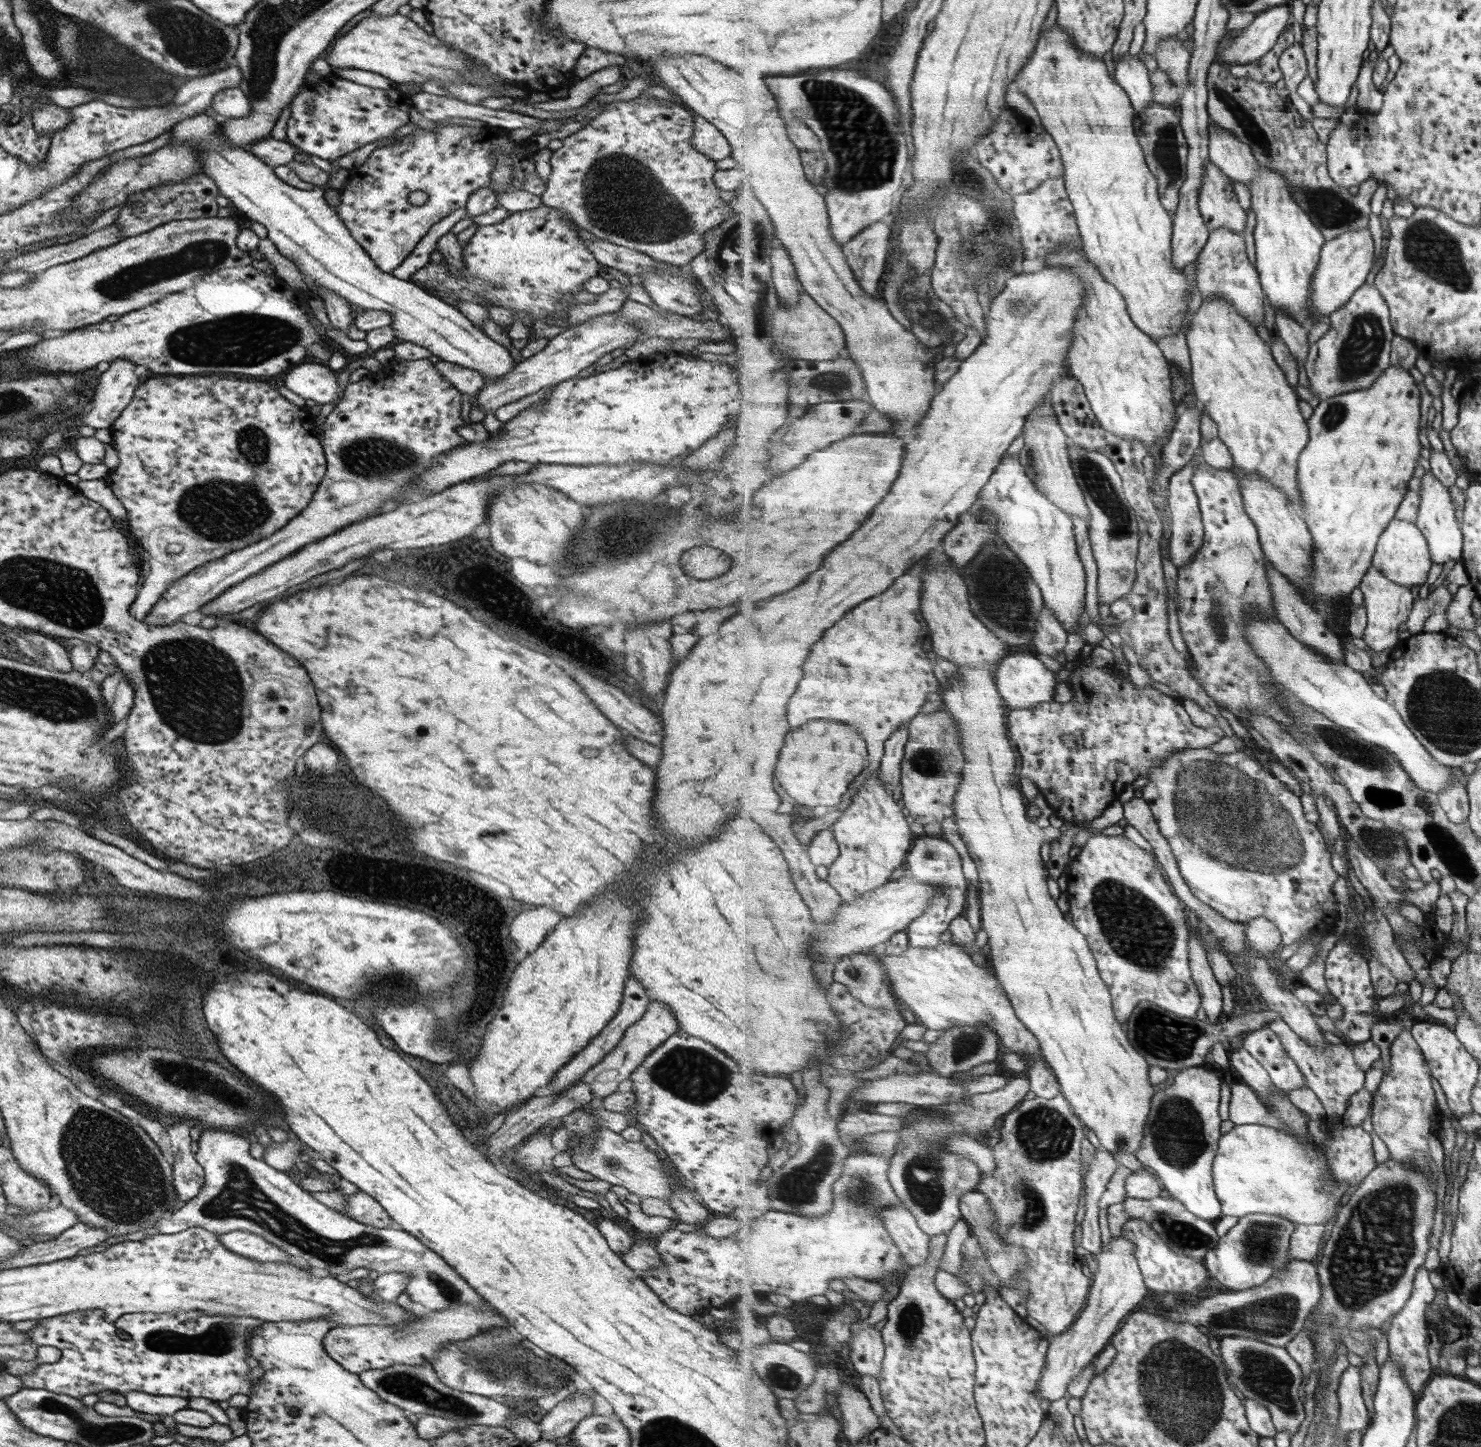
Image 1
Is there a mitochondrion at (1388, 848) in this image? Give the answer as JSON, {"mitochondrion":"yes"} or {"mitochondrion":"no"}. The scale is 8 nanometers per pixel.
{"mitochondrion":"yes"}

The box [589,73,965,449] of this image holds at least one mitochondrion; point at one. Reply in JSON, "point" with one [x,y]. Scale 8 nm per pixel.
{"point":[867,151]}

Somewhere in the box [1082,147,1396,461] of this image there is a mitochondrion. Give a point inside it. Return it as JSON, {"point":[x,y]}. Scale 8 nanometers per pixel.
{"point":[1359,352]}

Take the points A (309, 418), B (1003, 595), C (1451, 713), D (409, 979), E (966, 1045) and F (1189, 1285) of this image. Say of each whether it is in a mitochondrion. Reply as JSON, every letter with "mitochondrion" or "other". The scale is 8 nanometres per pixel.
{"A":"other","B":"mitochondrion","C":"mitochondrion","D":"mitochondrion","E":"mitochondrion","F":"other"}

